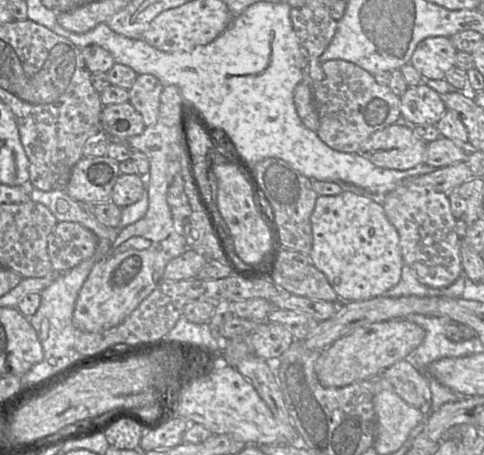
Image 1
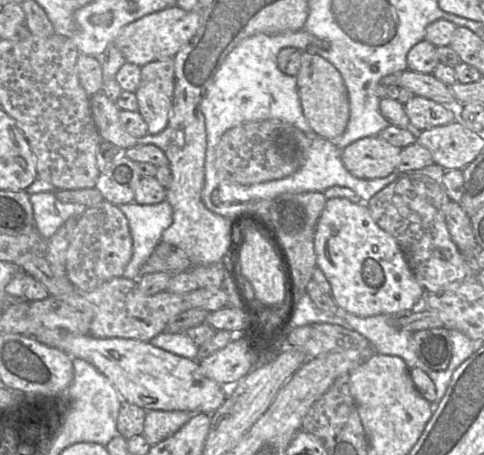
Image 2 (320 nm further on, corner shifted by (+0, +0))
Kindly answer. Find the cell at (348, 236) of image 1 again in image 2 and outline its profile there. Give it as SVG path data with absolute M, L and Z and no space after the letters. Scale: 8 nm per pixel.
M345 198L328 199L316 225L314 250L316 267L330 284L332 298L347 313L358 317L402 315L417 309L423 301L425 291L416 281L400 246L392 235L375 223L367 203L354 204Z

